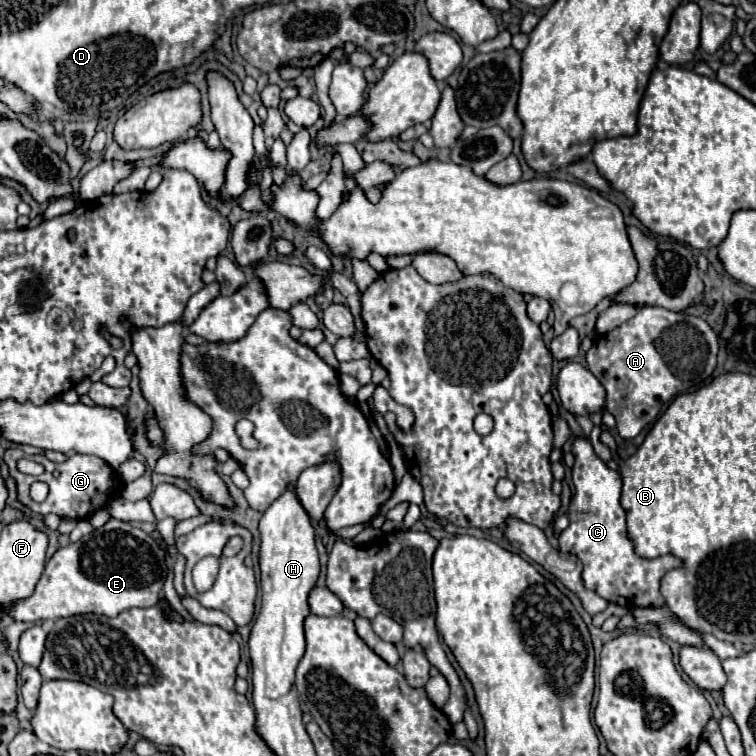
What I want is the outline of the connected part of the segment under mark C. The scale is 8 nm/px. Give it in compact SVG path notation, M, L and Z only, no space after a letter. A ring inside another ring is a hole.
M576 438L572 446L576 458L572 468L574 496L568 506L568 528L560 534L560 552L576 554L582 562L582 580L584 588L600 594L604 600L624 606L624 608L648 608L664 606L660 594L662 576L680 566L676 556L660 558L640 558L634 552L634 544L628 538L626 510L620 504L622 496L622 478L616 470L610 470L592 450L592 444L586 438Z

